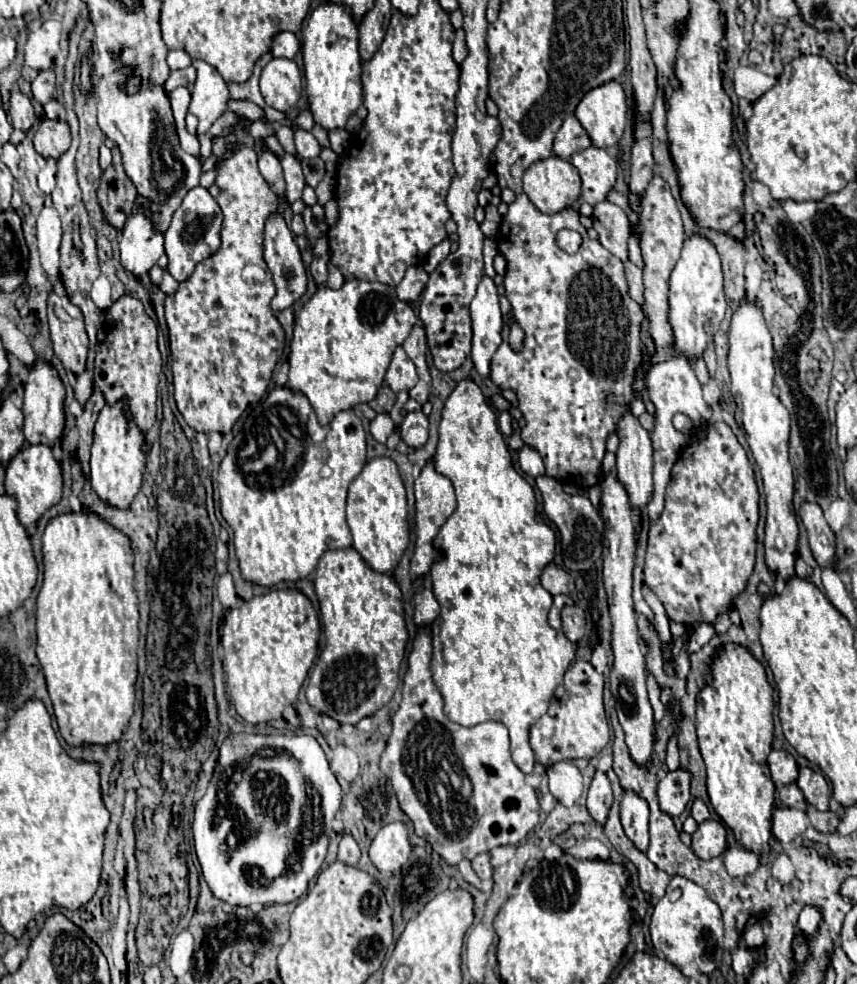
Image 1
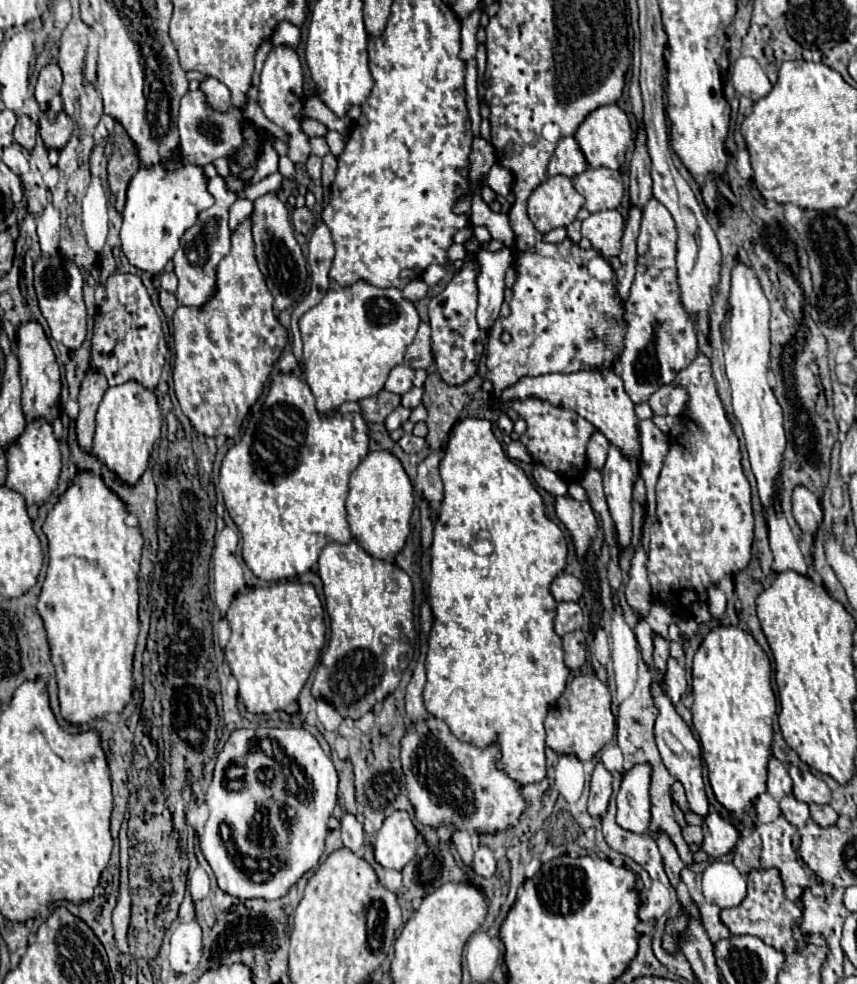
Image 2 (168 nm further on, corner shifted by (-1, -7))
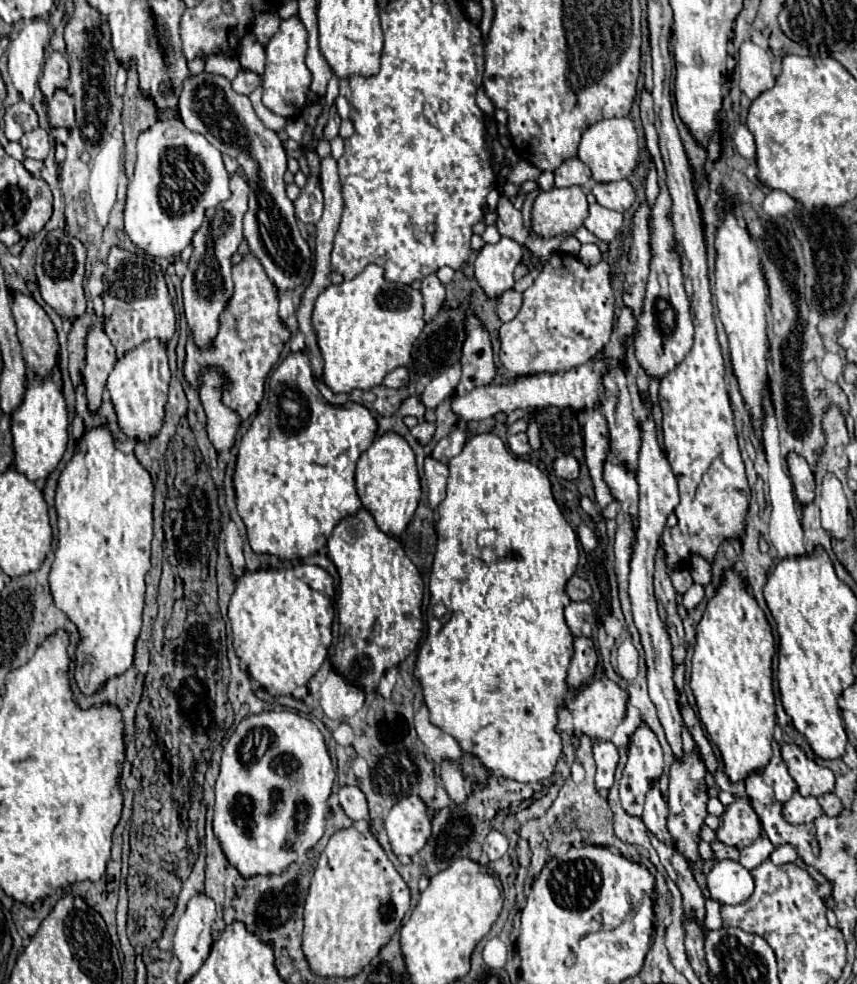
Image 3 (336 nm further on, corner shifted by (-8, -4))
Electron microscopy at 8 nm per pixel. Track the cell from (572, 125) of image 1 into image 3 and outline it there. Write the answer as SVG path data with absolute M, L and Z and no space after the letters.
M575 155L571 159L565 159L555 169L555 187L569 187L569 185L585 185L591 179L589 167Z

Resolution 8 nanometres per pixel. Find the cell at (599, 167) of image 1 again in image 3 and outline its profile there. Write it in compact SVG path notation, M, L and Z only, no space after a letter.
M627 179L613 181L613 183L595 183L591 187L591 193L595 195L599 205L607 209L615 209L619 213L627 211L635 201L635 191Z

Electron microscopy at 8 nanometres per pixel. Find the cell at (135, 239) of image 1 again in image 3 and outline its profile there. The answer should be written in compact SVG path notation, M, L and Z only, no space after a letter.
M157 121L151 129L139 135L137 139L137 165L135 173L129 181L127 191L127 203L125 203L125 233L129 239L143 249L147 255L153 257L175 257L179 255L199 229L205 209L209 201L205 197L213 197L213 207L221 201L229 199L229 173L225 171L225 165L221 161L221 153L199 133L189 131L181 121Z

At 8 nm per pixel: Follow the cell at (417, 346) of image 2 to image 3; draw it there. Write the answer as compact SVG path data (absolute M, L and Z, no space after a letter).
M429 275L429 277L423 279L421 295L423 295L423 301L425 301L425 303L423 303L423 307L425 307L423 319L425 319L427 323L431 323L431 321L437 317L439 309L441 309L441 303L443 303L443 299L445 299L445 289L443 289L441 281L439 281L435 275Z

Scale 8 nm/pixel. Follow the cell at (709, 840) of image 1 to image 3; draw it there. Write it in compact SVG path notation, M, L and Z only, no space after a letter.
M735 801L725 807L725 813L719 819L717 839L729 847L745 849L757 837L761 837L761 823L749 801Z

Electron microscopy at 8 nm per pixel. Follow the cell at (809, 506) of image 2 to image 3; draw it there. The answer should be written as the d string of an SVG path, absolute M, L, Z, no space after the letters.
M795 453L787 455L789 461L789 473L793 479L793 487L795 487L795 495L797 501L801 505L805 503L813 503L815 499L815 479L813 479L813 471L807 465L807 461Z

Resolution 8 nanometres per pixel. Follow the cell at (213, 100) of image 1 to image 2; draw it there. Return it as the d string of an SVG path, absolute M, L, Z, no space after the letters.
M208 78L206 82L200 84L200 88L206 90L206 96L210 98L210 106L214 106L216 110L228 110L232 106L230 90L216 78Z

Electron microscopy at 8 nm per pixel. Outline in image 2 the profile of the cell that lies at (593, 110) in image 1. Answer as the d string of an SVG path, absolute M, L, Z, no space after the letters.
M608 104L608 106L600 106L598 110L590 112L588 118L576 130L574 138L590 168L604 166L610 170L618 170L624 164L624 154L626 154L626 148L632 142L634 134L632 134L632 126L630 126L630 120L624 114L624 110L616 104Z

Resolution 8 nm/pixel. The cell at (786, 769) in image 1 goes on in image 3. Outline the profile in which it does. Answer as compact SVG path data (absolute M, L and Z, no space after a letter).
M775 749L769 765L763 769L763 781L775 791L775 797L781 803L789 801L791 795L797 791L797 783L789 775L789 771L781 759L781 753L777 749Z

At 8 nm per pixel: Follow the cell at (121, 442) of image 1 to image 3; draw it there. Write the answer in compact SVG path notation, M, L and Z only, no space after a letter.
M147 341L137 349L129 351L123 359L115 363L109 375L107 389L111 393L111 403L115 407L117 423L121 431L135 441L151 443L165 423L165 403L169 387L169 365L165 347L159 341Z

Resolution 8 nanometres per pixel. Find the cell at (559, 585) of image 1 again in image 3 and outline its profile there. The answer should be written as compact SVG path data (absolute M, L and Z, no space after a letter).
M573 575L569 581L567 581L567 587L565 587L565 593L569 595L571 601L587 601L591 597L591 585L581 579L579 575Z

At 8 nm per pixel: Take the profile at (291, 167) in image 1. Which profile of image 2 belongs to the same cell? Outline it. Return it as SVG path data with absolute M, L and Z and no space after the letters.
M250 86L250 90L248 90L248 102L246 102L246 106L244 106L242 112L244 112L244 118L246 118L248 122L252 122L256 128L266 128L266 132L274 134L276 138L288 140L288 138L286 138L286 132L284 132L280 126L274 126L274 124L264 116L264 112L262 112L262 108L260 108L260 104L258 104L258 88L256 88L256 86Z

